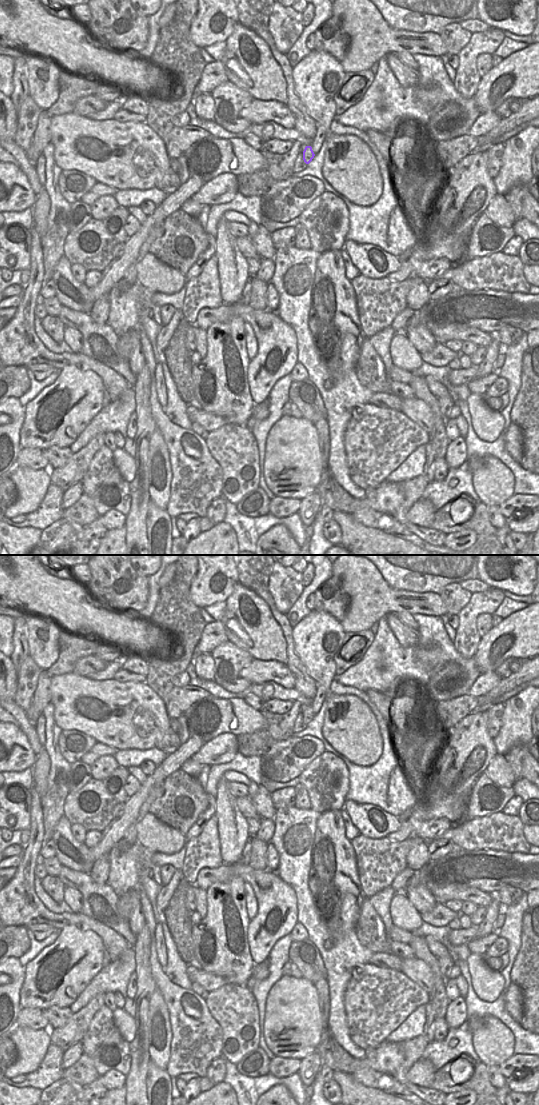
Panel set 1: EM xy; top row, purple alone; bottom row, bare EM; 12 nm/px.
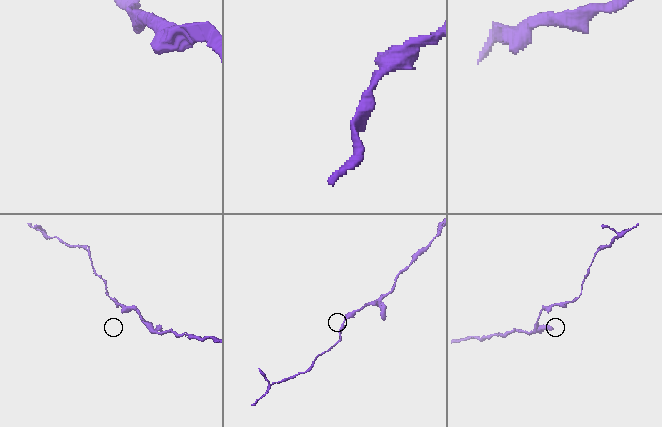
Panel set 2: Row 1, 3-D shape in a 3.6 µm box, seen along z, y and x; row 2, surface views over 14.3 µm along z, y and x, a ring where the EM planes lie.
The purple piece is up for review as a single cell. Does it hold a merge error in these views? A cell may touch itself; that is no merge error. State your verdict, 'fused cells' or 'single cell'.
single cell

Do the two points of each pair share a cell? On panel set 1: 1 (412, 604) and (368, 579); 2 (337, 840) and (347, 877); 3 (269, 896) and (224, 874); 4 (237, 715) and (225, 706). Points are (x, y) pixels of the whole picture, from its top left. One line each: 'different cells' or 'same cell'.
1: same cell
2: same cell
3: same cell
4: same cell

